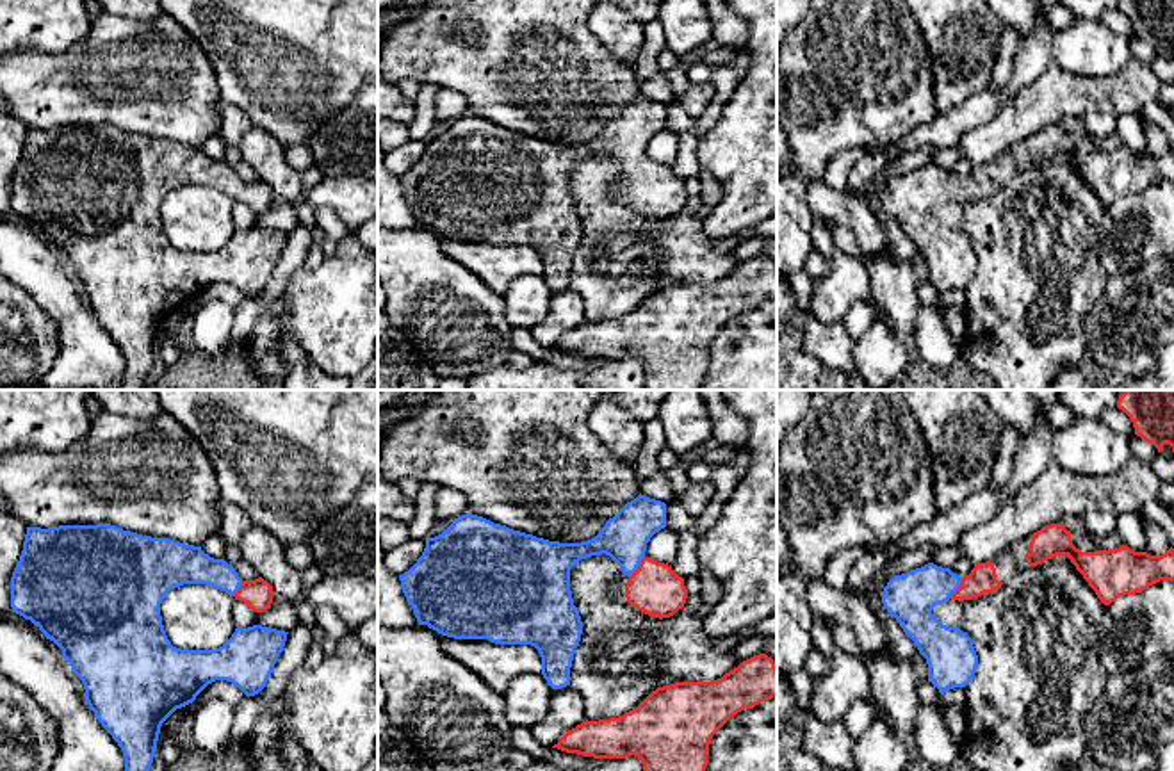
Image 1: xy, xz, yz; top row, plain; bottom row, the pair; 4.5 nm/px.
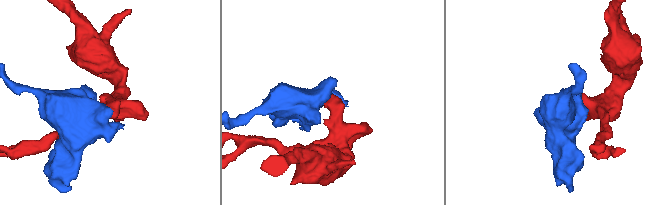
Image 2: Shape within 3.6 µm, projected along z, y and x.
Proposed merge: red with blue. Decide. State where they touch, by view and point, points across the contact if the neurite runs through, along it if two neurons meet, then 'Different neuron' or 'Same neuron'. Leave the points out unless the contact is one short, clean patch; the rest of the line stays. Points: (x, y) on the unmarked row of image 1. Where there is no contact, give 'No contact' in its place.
Touches red at xz (638, 168). Path across: xz (654, 189), (638, 168), (631, 161), (624, 139). Same neuron

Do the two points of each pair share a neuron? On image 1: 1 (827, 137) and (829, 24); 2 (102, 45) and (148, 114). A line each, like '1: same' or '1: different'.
1: same
2: same

